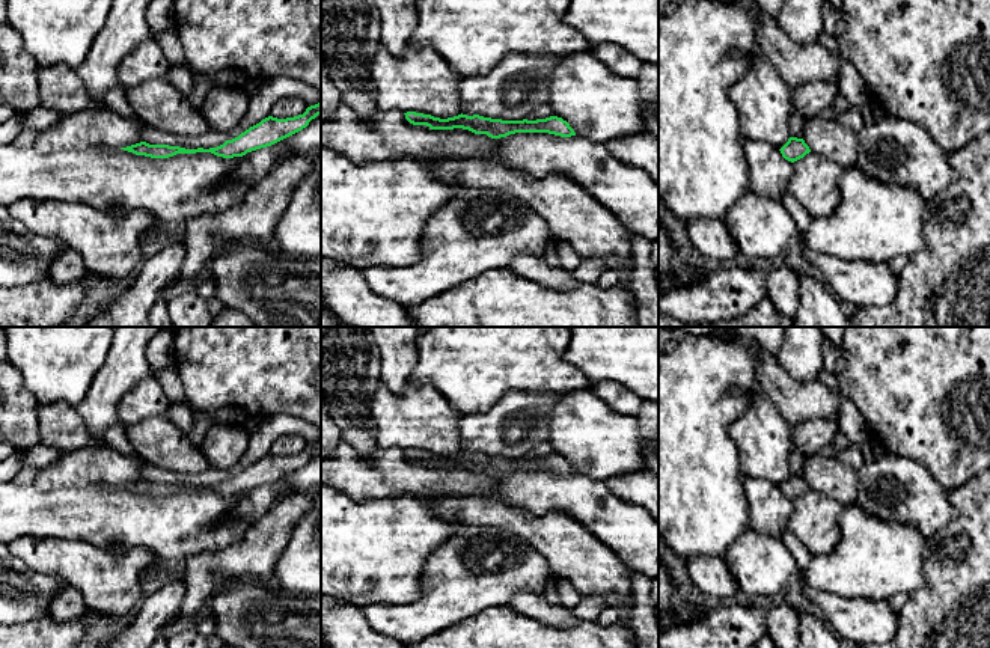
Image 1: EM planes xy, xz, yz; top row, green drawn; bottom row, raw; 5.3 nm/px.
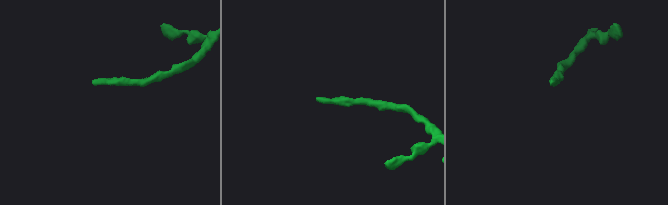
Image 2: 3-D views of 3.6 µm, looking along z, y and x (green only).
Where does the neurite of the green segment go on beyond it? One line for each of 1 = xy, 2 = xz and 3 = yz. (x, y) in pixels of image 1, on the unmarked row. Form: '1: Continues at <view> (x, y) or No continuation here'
1: No continuation here
2: No continuation here
3: No continuation here

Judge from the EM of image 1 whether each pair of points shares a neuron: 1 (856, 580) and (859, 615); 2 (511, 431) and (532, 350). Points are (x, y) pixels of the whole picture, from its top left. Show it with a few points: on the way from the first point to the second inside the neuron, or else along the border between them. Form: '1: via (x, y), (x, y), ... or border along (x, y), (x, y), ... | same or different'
1: border along (823, 591), (885, 602) | different
2: border along (556, 392), (508, 391), (490, 407) | different

